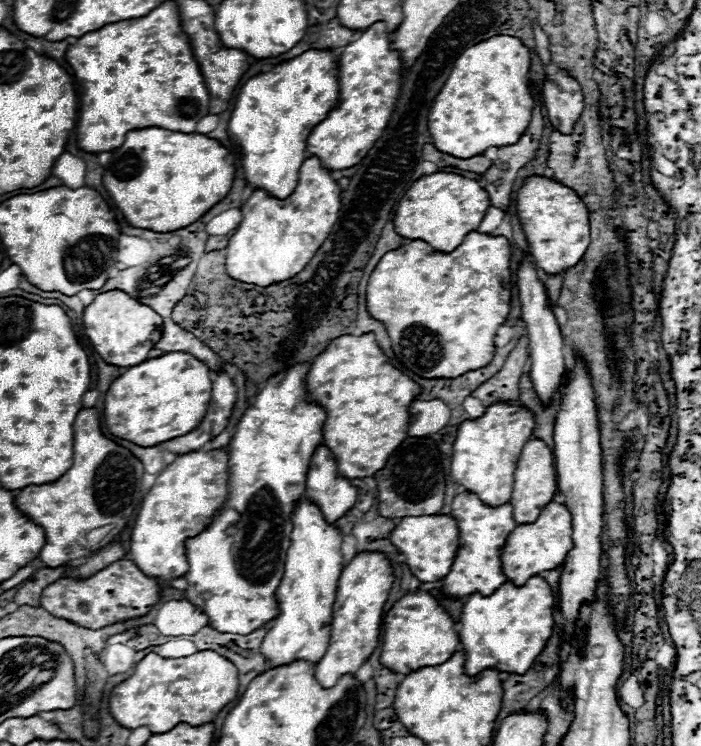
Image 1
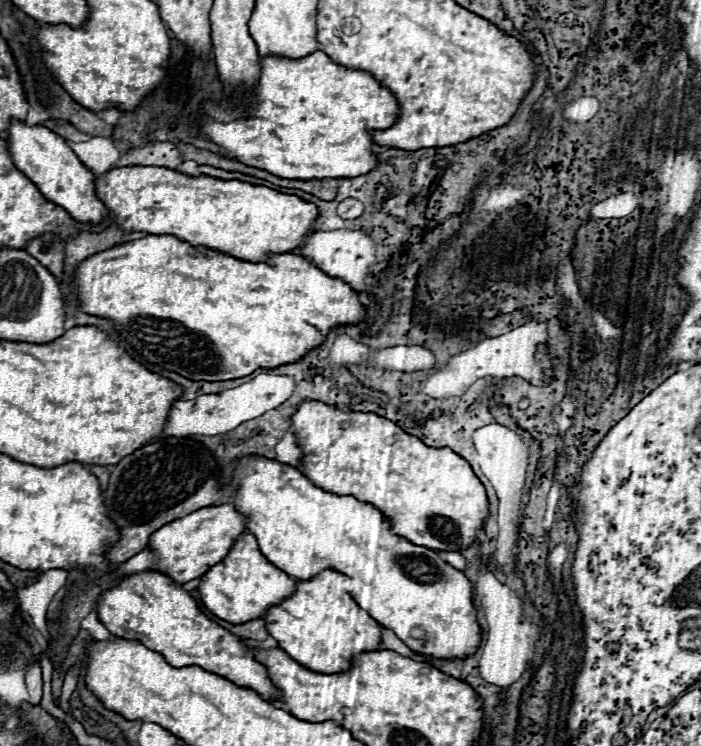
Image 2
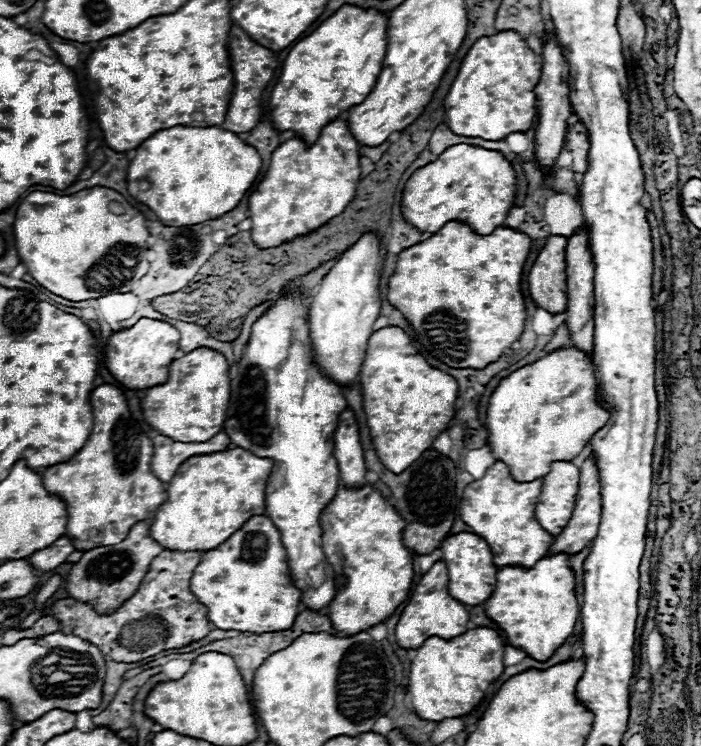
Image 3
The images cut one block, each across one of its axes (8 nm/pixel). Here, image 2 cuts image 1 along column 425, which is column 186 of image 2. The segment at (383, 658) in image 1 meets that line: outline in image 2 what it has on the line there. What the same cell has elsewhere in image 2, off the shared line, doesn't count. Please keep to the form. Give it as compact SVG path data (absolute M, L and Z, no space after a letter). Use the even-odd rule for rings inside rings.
M140 572L126 576L118 588L102 594L102 602L96 606L100 622L118 638L138 640L146 648L162 654L174 668L200 666L206 672L218 674L242 688L250 688L266 702L276 702L280 690L268 678L264 664L256 662L254 648L248 640L218 626L198 608L196 600L180 584L172 582L160 572Z

